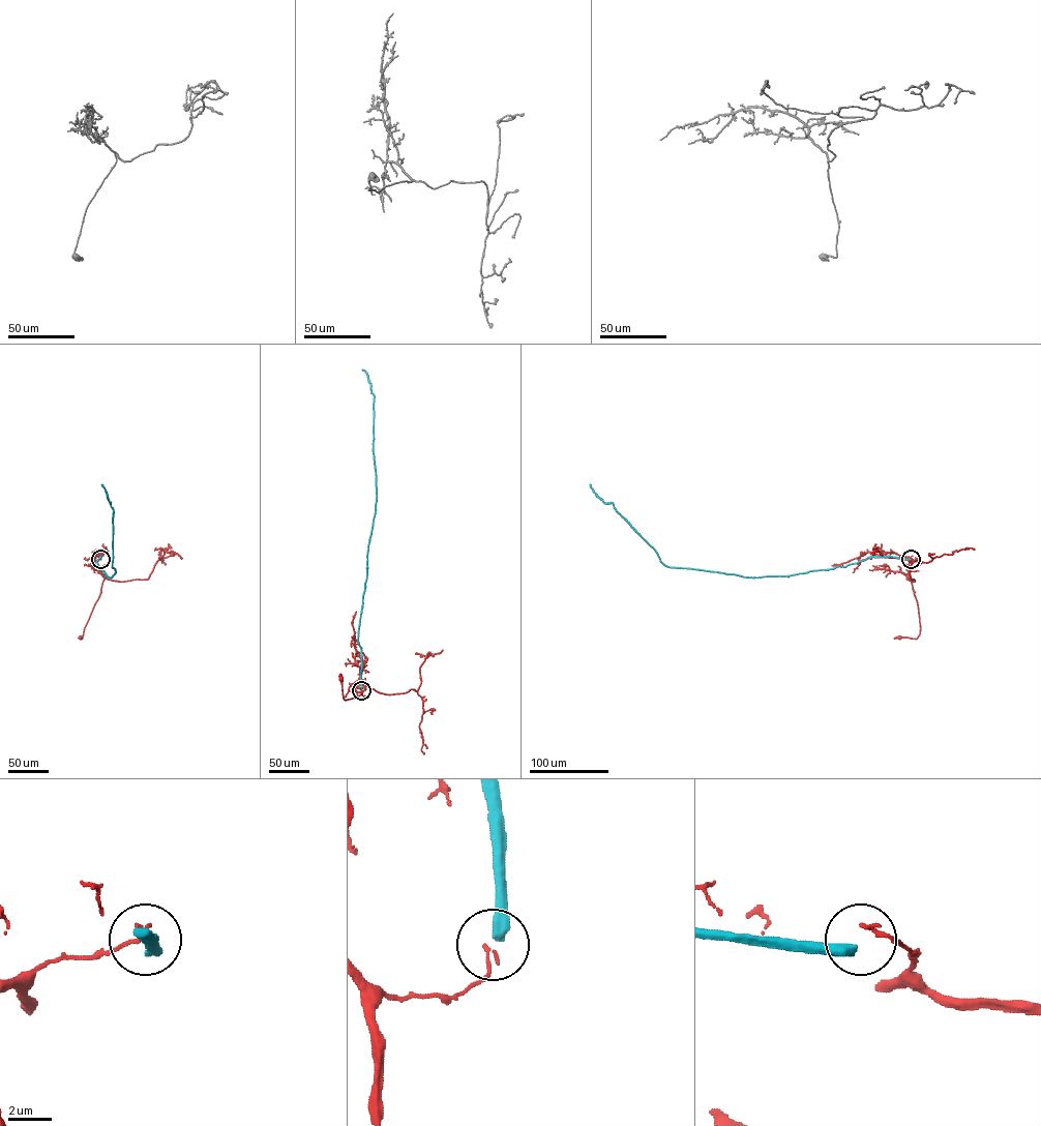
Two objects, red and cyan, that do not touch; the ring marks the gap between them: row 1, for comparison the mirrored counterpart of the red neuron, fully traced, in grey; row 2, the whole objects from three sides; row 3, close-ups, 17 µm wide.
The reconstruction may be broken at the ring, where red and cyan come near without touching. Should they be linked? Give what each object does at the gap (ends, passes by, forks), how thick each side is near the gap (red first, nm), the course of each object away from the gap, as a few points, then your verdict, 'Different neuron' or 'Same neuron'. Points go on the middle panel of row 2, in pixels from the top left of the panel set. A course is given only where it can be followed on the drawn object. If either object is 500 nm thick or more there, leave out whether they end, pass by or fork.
At the ring red ends. At the ring cyan ends. Thickness 200 nm (red) against 480 nm. Course of red: (361, 690), (357, 691), (355, 686), (365, 688), (358, 697), (344, 700), (340, 679). Course of cyan: (361, 690), (358, 633), (377, 498), (374, 394), (367, 374), (362, 369). Different neuron

